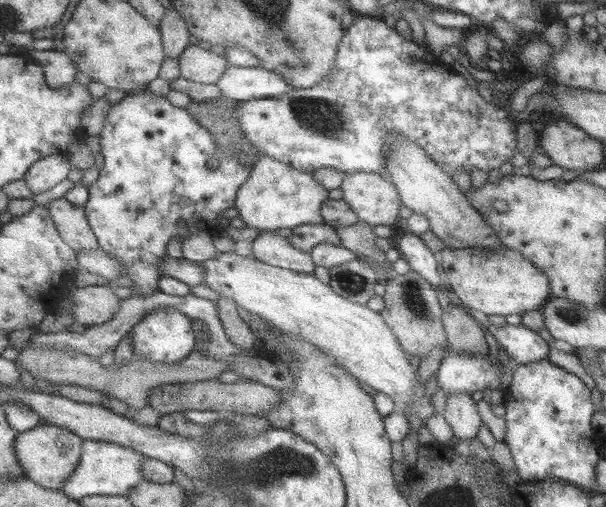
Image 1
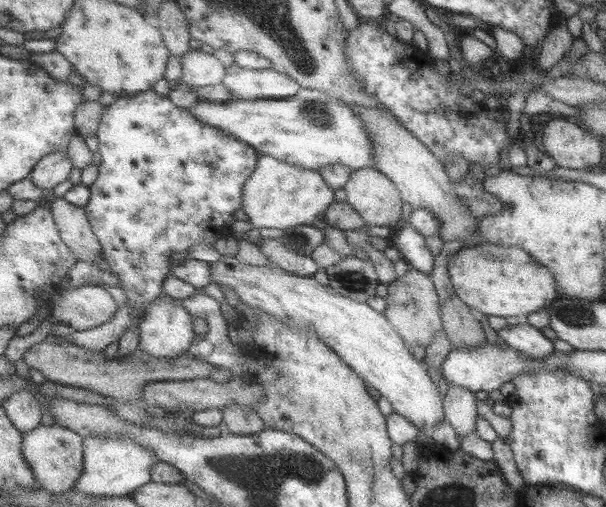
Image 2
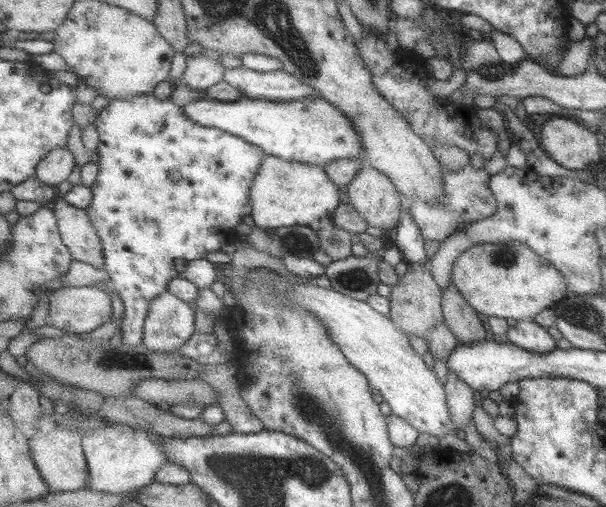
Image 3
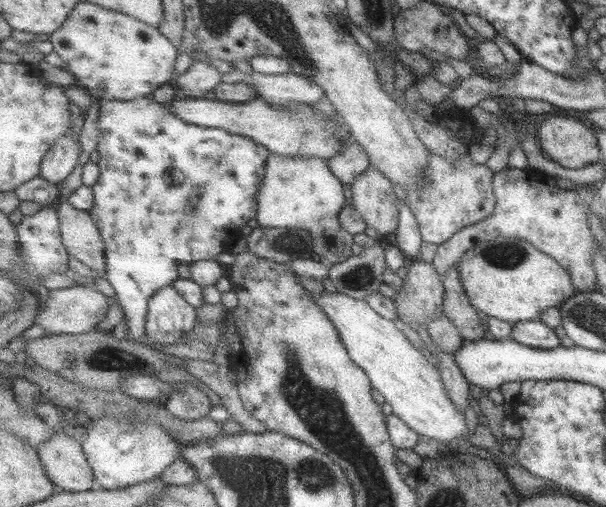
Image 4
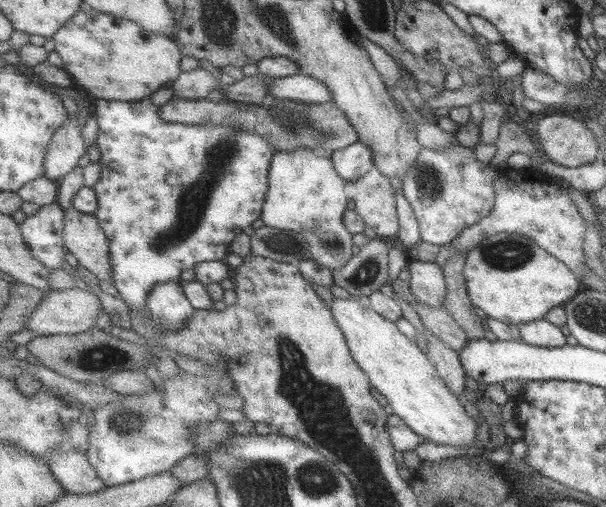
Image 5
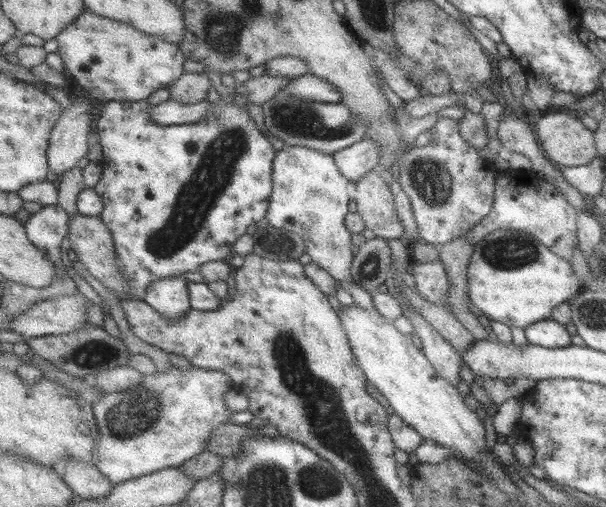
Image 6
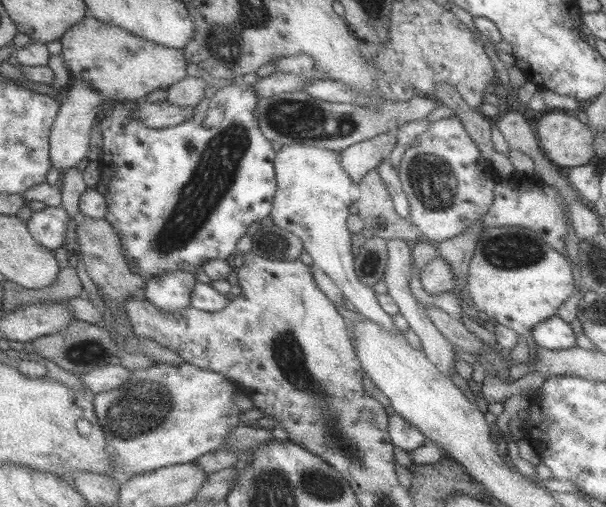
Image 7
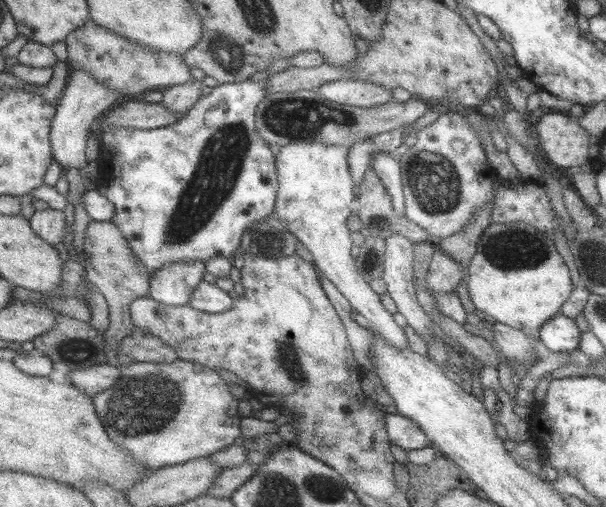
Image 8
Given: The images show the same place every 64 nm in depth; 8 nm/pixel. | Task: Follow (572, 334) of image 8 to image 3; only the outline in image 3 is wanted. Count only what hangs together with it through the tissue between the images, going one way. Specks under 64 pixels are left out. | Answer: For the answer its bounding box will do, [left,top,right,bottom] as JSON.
[508,320,556,353]

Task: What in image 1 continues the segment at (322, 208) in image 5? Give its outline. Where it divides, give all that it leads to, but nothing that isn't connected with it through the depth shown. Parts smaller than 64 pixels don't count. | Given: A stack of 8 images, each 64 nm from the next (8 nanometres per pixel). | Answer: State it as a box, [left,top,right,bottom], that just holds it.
[234,155,329,231]

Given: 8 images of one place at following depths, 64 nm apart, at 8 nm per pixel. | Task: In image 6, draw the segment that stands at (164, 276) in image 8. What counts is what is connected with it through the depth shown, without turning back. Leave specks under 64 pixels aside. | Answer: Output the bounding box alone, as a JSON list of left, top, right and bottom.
[143,275,192,321]

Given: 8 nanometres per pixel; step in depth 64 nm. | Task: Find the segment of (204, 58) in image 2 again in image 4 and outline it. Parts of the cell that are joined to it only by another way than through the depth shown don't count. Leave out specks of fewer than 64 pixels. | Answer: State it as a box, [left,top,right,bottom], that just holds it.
[174,61,224,97]

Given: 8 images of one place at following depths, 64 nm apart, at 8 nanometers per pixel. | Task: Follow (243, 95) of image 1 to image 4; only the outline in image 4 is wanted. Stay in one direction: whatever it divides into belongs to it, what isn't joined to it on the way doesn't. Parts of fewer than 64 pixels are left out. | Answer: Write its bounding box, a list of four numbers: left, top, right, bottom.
[223,66,326,107]

